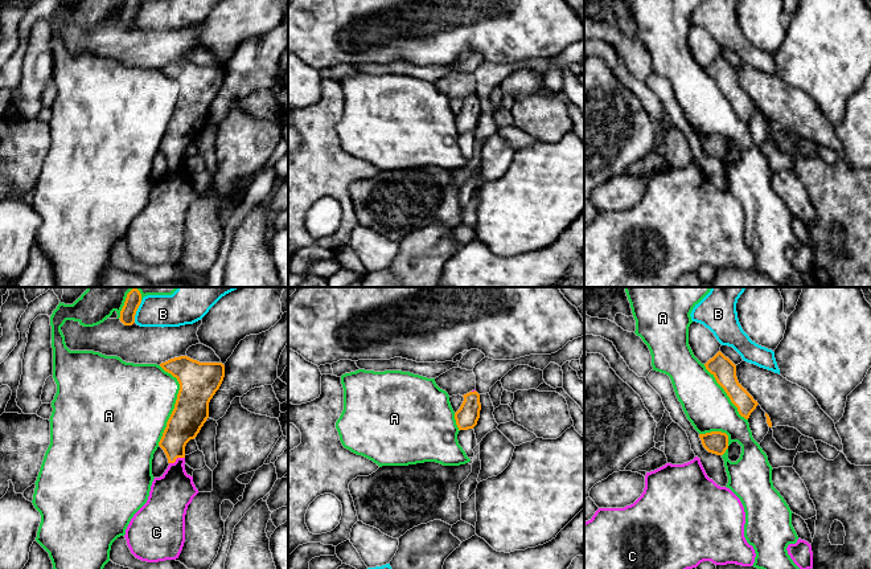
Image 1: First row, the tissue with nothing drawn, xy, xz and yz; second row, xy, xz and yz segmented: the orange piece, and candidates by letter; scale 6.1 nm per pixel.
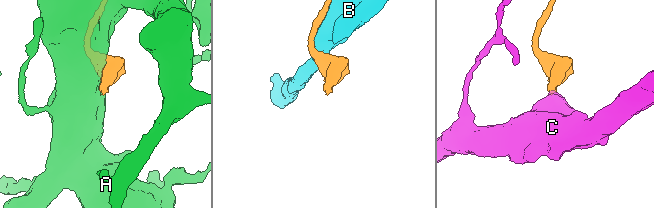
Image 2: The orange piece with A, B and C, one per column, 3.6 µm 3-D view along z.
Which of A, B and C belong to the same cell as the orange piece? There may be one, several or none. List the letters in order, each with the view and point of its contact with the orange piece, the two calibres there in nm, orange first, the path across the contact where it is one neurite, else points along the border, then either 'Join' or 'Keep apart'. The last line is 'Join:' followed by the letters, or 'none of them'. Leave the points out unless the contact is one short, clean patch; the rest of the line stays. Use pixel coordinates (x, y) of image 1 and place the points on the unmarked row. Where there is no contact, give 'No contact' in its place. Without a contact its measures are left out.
A: Touches orange at xy (175, 107). Thickness 240 nm (orange) against 460 nm. Keep apart
B: Touches orange at xy (136, 13). Thickness 100 nm (orange) against 190 nm. Keep apart
C: Touches orange at xy (176, 162). Thickness 200 nm (orange) against 260 nm. Path across: xy (187, 122), (176, 139), (176, 162), (175, 193), (171, 197). Join
Join: C

